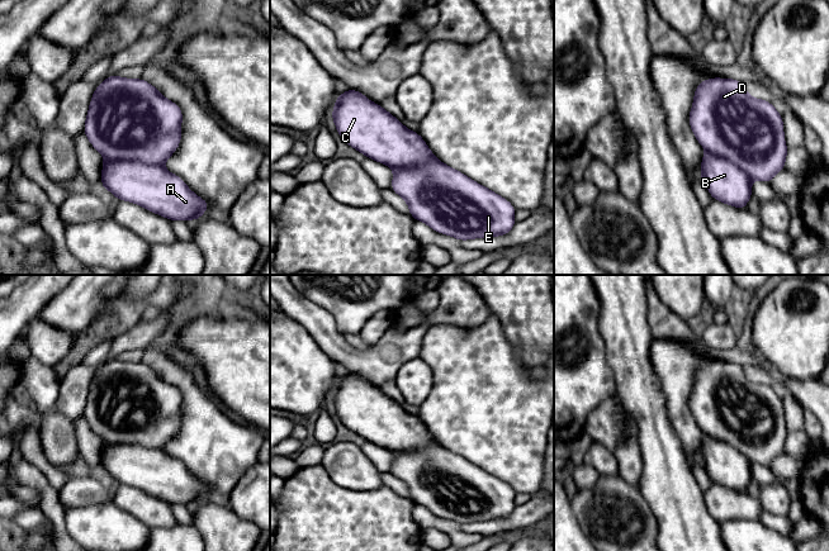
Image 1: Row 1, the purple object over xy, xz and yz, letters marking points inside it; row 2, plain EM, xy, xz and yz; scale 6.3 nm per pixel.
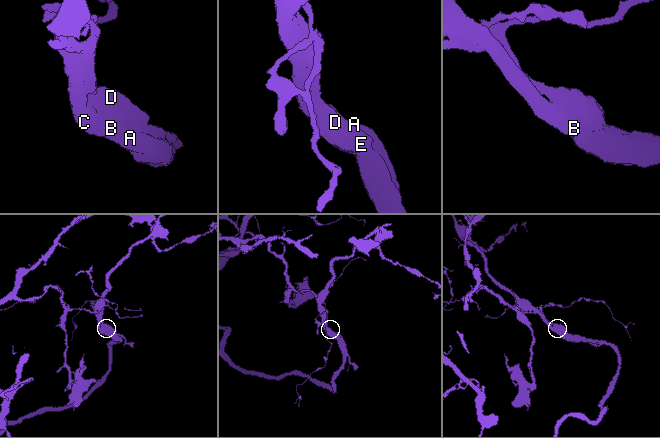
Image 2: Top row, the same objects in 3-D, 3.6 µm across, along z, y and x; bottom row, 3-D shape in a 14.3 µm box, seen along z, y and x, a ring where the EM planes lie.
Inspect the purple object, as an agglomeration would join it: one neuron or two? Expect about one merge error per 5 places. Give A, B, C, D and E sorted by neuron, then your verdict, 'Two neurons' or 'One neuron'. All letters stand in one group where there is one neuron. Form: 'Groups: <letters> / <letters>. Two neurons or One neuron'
Groups: A B C D E. One neuron

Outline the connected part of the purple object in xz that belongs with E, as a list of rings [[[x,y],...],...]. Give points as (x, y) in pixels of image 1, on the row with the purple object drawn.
[[[347,89],[344,94],[337,95],[331,117],[338,136],[350,147],[357,149],[364,157],[393,168],[390,190],[407,201],[409,214],[414,220],[426,223],[435,232],[459,241],[506,236],[515,227],[516,209],[507,199],[437,160],[417,132],[407,129],[394,115],[382,105],[370,101],[360,91]]]

